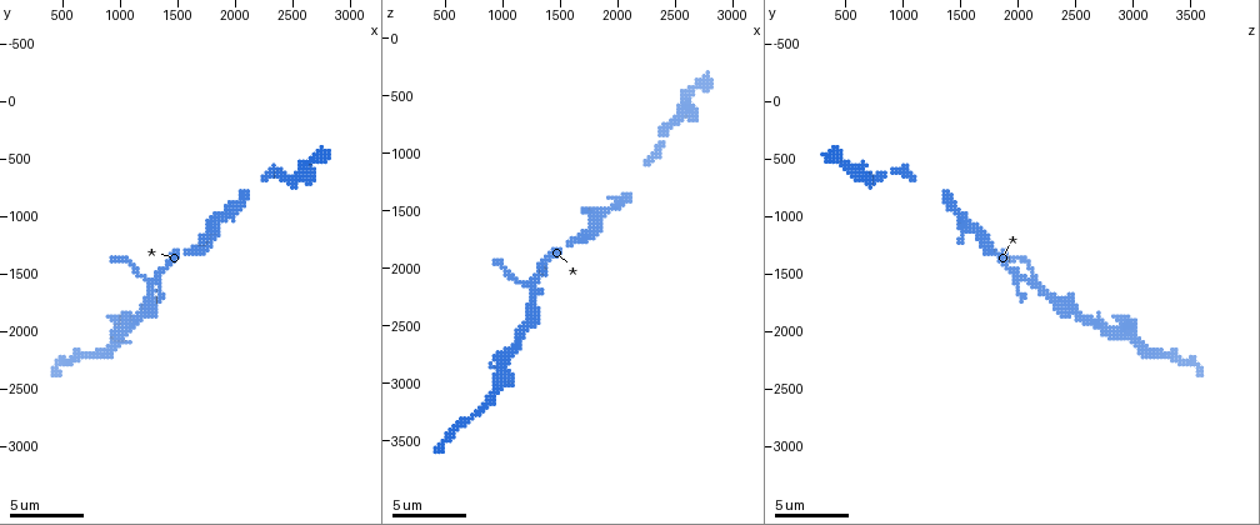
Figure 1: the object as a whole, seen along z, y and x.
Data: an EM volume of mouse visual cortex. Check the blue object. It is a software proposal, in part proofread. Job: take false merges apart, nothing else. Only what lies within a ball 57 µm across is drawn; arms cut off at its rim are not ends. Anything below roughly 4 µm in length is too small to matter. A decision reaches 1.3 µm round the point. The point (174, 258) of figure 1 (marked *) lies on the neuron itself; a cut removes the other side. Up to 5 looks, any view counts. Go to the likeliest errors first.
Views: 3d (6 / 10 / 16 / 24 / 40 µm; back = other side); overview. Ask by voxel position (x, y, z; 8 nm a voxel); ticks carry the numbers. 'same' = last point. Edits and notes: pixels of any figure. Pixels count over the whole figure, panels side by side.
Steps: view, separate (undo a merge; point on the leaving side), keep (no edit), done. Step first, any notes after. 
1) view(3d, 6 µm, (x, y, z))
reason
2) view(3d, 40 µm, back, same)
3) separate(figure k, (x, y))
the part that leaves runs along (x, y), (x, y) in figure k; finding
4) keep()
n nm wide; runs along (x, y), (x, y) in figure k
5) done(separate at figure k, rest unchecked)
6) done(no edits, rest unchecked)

view(3d, 16 µm, (1840, 1060, 1540))
three-way junction

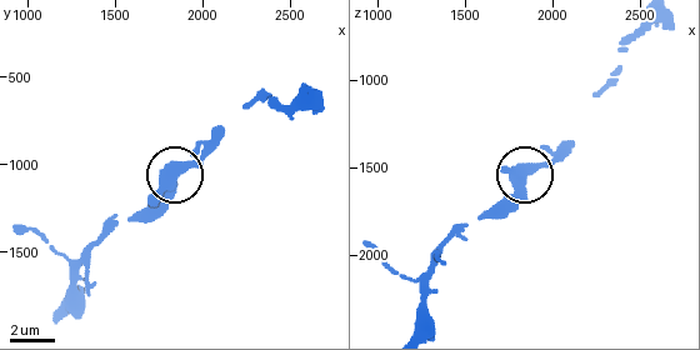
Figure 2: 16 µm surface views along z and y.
keep()
3 arms; runs along (111, 225), (138, 216), (220, 134) in figure 2; continuous, no second neuron

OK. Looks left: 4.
view(3d, 10 µm, (2420, 640, 780))
three arms meet

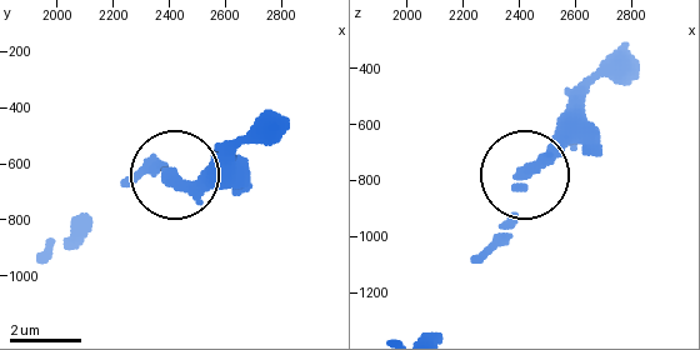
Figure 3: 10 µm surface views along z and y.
view(3d, 10 µm, back, (2420, 640, 780))

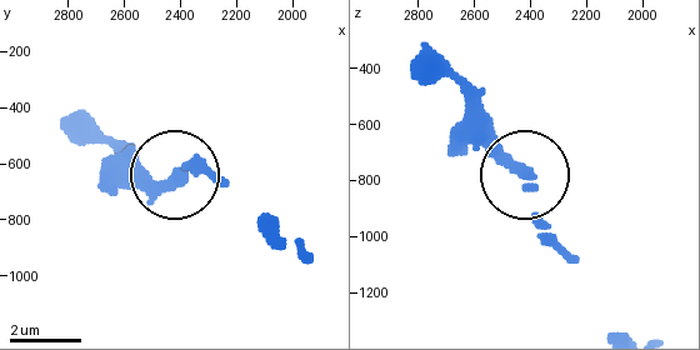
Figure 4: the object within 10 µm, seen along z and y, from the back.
keep()
3 arms; all the same neuron

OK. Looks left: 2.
view(3d, 10 µm, (1260, 1720, 2300))
sudden change in width

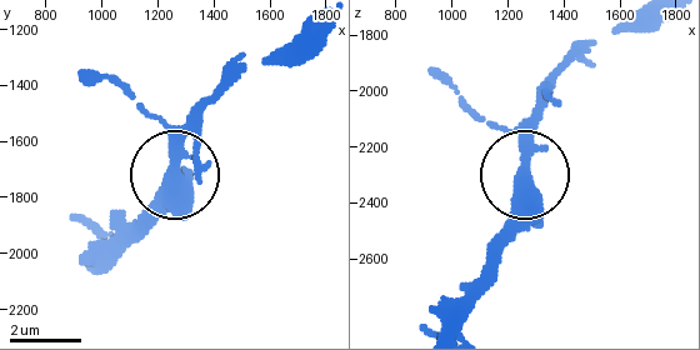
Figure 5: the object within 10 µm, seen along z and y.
keep()
390 nm wide; runs along (234, 76), (183, 134), (156, 214) in figure 5; all the same neuron

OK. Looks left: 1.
done(no edits, rest unchecked)

